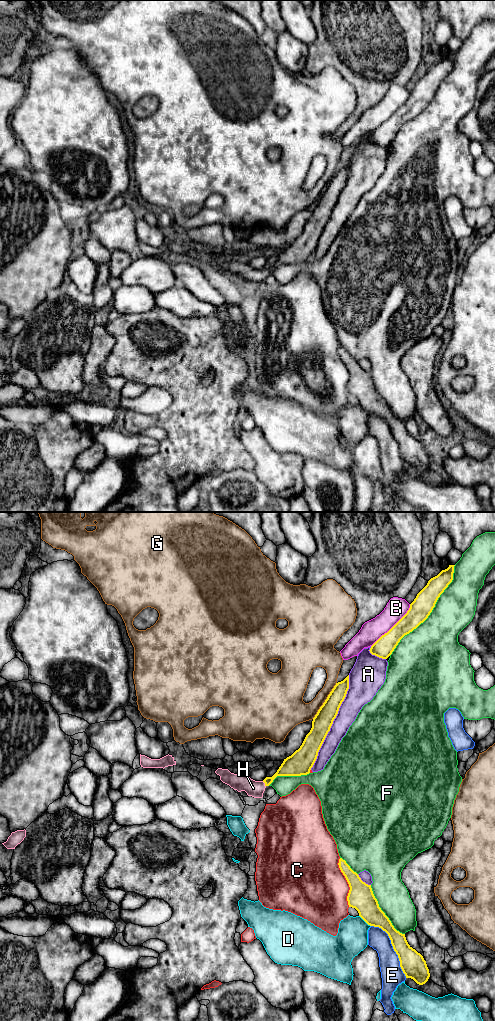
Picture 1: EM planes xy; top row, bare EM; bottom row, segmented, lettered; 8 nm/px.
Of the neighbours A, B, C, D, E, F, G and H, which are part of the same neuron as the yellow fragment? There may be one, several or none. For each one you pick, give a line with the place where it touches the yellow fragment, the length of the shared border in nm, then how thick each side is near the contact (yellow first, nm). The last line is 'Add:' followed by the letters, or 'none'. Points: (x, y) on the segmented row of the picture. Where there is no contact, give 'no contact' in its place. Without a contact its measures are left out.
H: meets yellow in xy at (265, 784); contact 50 nm long; 140 nm thick on the yellow side, 130 nm on the other
Add: H

